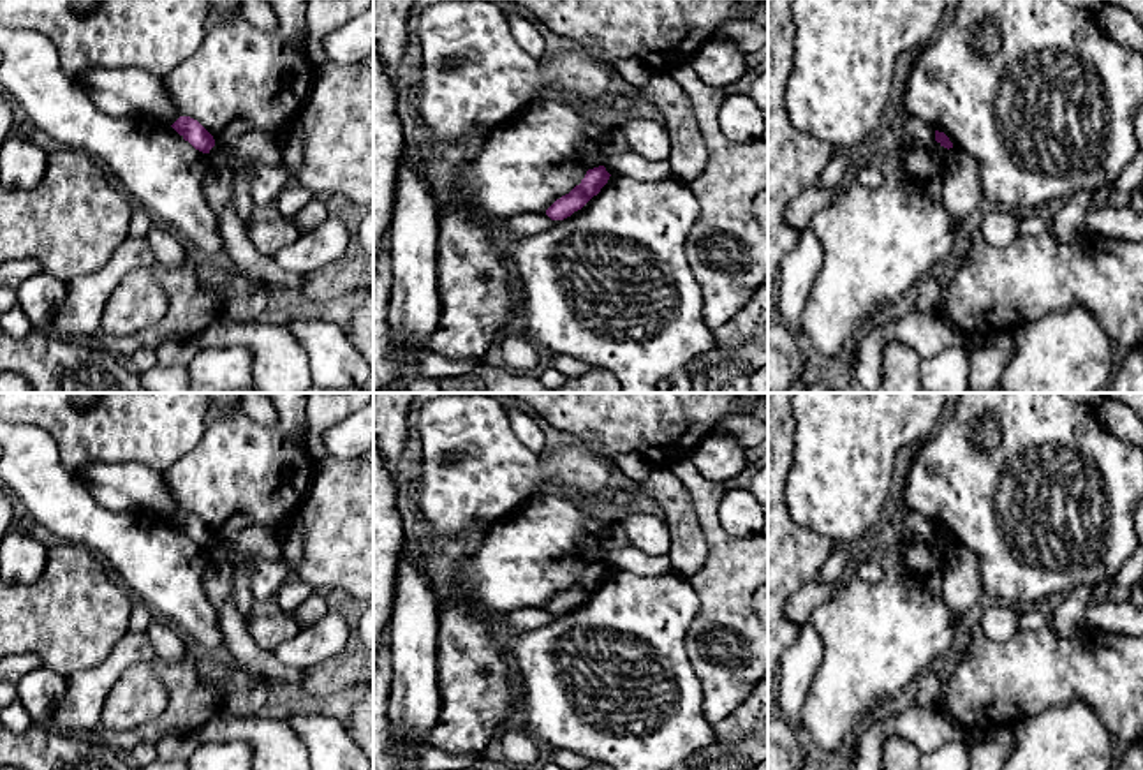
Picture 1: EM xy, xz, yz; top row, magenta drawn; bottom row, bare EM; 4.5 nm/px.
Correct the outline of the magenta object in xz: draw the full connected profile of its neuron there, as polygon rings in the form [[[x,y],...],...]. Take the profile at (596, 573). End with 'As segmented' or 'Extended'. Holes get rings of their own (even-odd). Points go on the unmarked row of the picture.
[[[604,560],[588,564],[579,580],[576,580],[569,589],[557,594],[548,604],[546,610],[551,615],[564,615],[574,606],[581,604],[601,583],[608,578],[609,567]]]. As segmented

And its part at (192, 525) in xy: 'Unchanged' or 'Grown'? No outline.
Unchanged

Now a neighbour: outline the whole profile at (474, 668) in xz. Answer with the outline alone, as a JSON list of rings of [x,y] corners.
[[[460,592],[439,610],[440,712],[424,735],[428,745],[483,754],[500,728],[516,719],[513,663],[500,626],[497,613]]]

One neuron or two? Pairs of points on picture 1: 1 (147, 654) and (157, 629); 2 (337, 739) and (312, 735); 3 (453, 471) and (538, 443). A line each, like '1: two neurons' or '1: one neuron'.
1: two neurons
2: one neuron
3: two neurons

